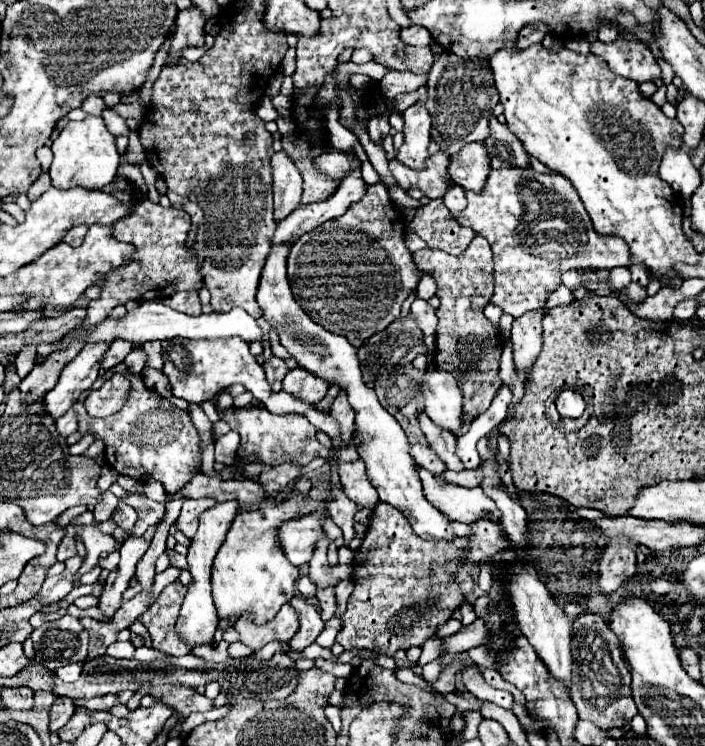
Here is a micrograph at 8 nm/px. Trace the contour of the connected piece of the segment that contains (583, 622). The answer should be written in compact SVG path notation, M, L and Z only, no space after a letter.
M583 614L573 622L573 678L571 678L571 700L577 708L579 720L589 720L601 730L621 728L635 714L637 706L631 696L631 674L623 658L621 642L611 632L607 622L597 614Z

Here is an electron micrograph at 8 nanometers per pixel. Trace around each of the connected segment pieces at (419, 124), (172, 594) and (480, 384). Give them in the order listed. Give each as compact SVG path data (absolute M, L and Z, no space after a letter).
M425 86L419 88L417 94L419 94L419 100L403 112L403 120L405 120L403 136L405 136L405 142L397 152L397 160L403 162L405 166L413 168L413 170L423 170L425 160L429 158L427 146L431 142L431 138L429 138L431 116L425 110L427 88Z
M177 580L169 584L161 592L157 602L139 618L139 622L143 622L151 634L153 648L159 652L173 654L173 656L185 656L191 652L191 648L185 646L183 638L175 634L175 622L183 598L185 598L185 586Z
M477 236L461 256L449 256L441 250L425 248L415 252L413 260L421 270L429 272L437 282L437 298L441 300L441 306L437 308L439 326L437 326L437 340L435 340L435 366L455 374L455 380L463 390L463 422L469 422L489 408L493 396L501 386L499 360L501 360L505 340L501 332L483 314L483 308L489 304L493 294L493 258L491 258L489 242L483 236Z

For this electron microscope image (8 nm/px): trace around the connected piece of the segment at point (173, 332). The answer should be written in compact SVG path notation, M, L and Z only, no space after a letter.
M143 302L135 310L127 310L127 314L121 320L105 318L103 324L95 326L95 330L89 330L87 338L83 338L83 344L87 342L115 342L115 340L127 340L133 346L141 346L149 340L171 340L171 338L229 338L239 336L245 342L251 340L263 340L261 330L257 322L245 314L243 308L233 308L227 314L201 314L201 316L187 316L181 312L171 310L163 302Z

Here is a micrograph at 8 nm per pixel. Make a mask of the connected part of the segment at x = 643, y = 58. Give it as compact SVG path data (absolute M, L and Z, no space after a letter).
M619 34L617 40L611 44L595 40L591 44L591 52L603 56L615 74L629 78L637 84L661 78L657 60L647 48L647 44L631 42L631 38L623 38L623 34Z

